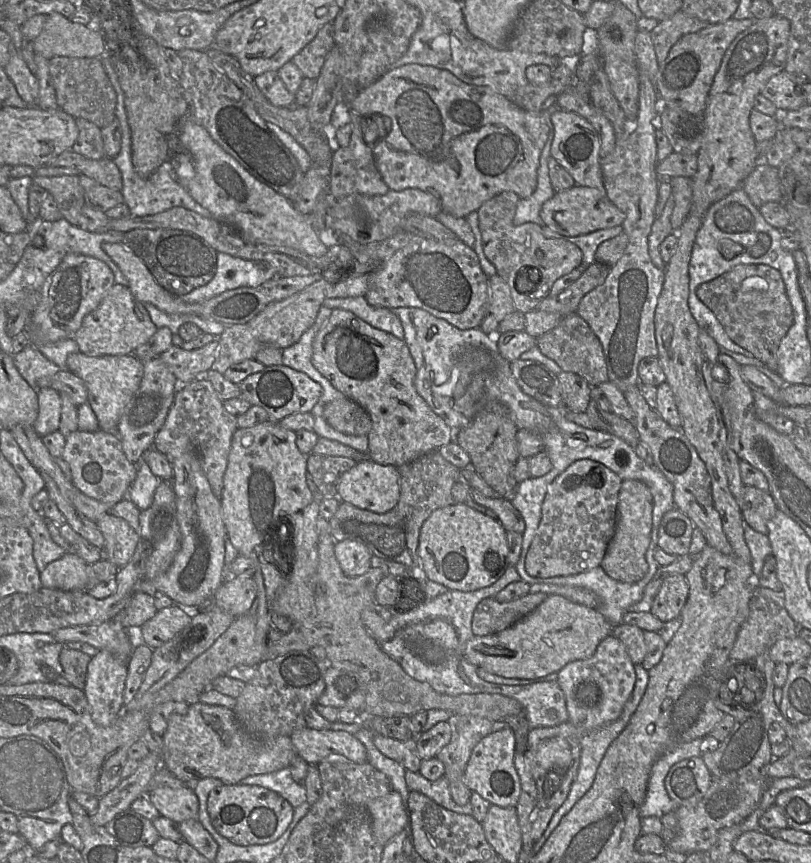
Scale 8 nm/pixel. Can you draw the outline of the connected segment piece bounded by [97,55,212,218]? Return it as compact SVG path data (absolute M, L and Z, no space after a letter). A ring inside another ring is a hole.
M102 55L97 58L101 60L105 72L117 94L115 115L120 124L122 138L120 151L112 160L121 172L121 192L124 197L124 203L130 210L130 216L152 216L169 210L173 207L183 207L206 218L211 218L212 214L210 211L196 202L185 190L185 188L175 179L170 161L163 162L148 178L141 178L135 171L132 164L131 155L131 132L128 125L126 112L123 109L124 93L120 87L117 74L113 68L111 60L109 59L109 56Z

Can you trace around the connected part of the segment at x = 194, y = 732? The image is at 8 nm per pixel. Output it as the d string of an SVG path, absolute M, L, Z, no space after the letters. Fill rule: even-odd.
M196 702L184 715L172 714L163 740L161 765L186 785L203 778L216 778L223 784L239 784L251 775L266 774L288 767L297 757L287 736L261 740L249 734L238 722L233 710L219 705Z

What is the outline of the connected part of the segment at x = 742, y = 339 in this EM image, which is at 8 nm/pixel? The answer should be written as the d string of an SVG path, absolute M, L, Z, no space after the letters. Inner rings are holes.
M765 264L737 265L701 284L696 294L714 313L732 341L749 351L765 367L777 372L778 347L794 321L785 283L777 269Z

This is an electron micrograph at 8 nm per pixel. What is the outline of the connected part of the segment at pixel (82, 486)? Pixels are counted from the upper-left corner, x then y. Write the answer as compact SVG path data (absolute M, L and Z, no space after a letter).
M100 429L95 432L74 431L65 438L62 459L71 469L73 485L82 494L103 503L116 504L126 498L136 477L137 465L126 458L117 433Z

